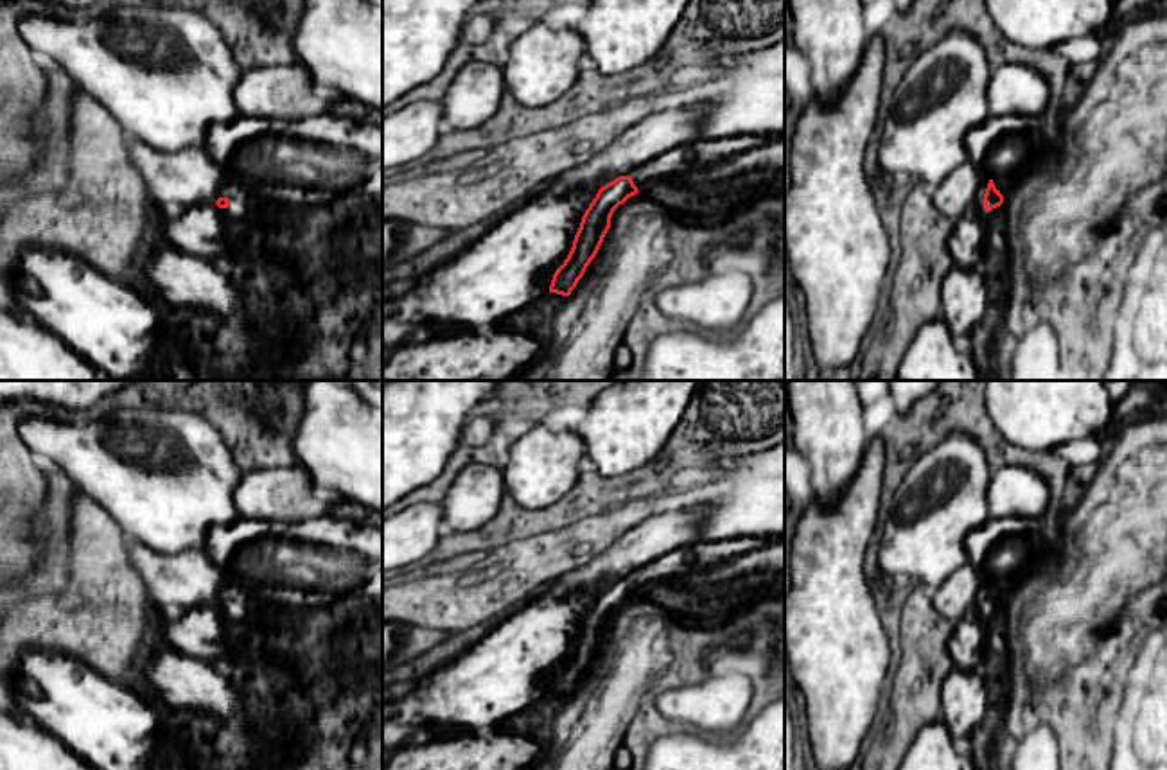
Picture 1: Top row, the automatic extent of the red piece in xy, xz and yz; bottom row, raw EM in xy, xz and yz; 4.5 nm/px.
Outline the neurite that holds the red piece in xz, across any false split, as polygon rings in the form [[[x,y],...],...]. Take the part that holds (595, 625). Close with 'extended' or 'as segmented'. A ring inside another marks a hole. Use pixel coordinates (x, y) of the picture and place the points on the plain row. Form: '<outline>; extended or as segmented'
[[[734,538],[724,542],[695,542],[677,549],[641,569],[630,578],[619,578],[601,589],[585,612],[573,650],[564,666],[555,673],[549,695],[569,698],[596,659],[605,635],[610,630],[614,612],[628,599],[645,592],[650,585],[670,576],[706,573],[720,562],[761,547],[772,538]]]; extended

